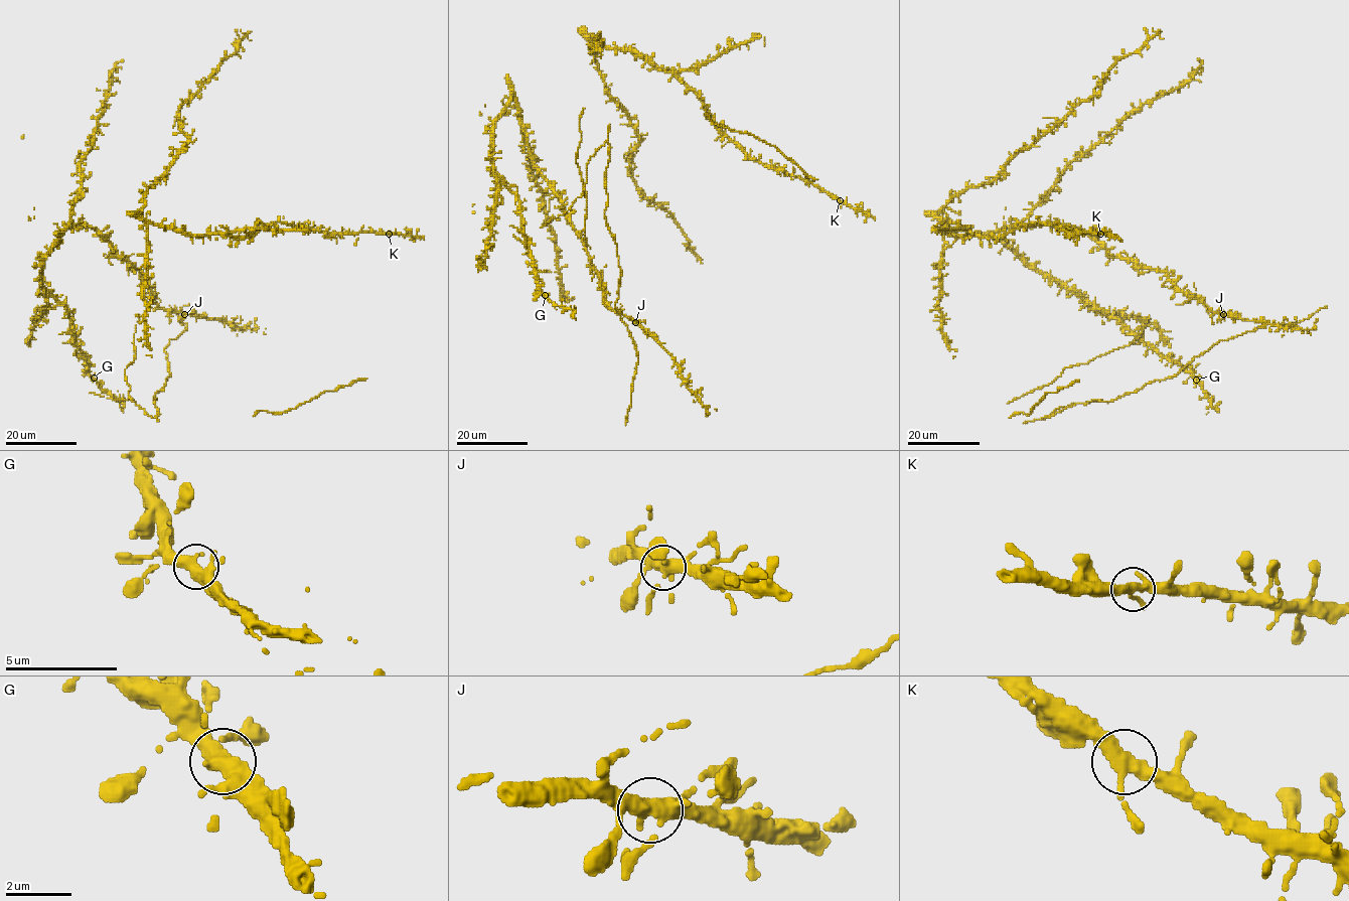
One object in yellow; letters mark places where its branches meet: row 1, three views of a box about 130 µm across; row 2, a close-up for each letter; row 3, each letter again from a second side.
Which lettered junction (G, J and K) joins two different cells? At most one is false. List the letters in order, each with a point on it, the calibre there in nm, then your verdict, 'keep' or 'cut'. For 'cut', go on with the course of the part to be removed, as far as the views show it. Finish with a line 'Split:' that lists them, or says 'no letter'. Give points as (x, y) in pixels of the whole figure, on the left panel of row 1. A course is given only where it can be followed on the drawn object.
G: at (94, 378); 360 nm thick; keep
J: at (184, 314); 360 nm thick; keep
K: at (389, 234); 360 nm thick; keep
Split: no letter

